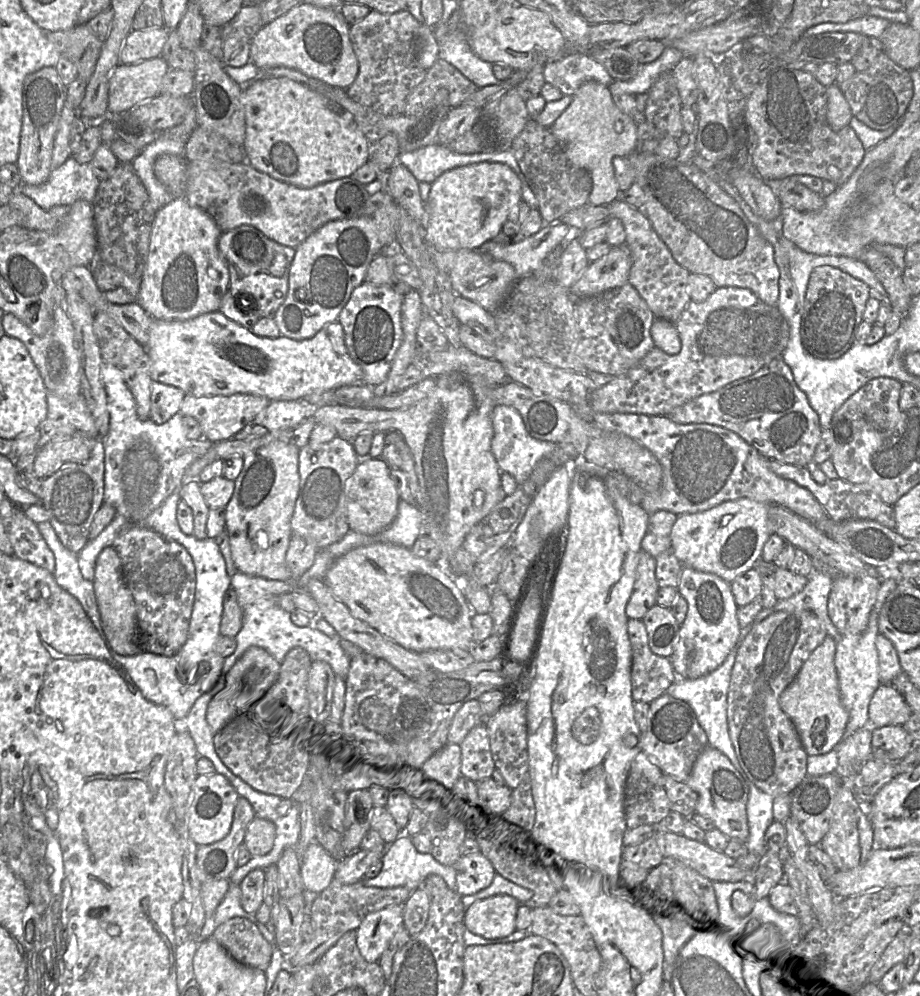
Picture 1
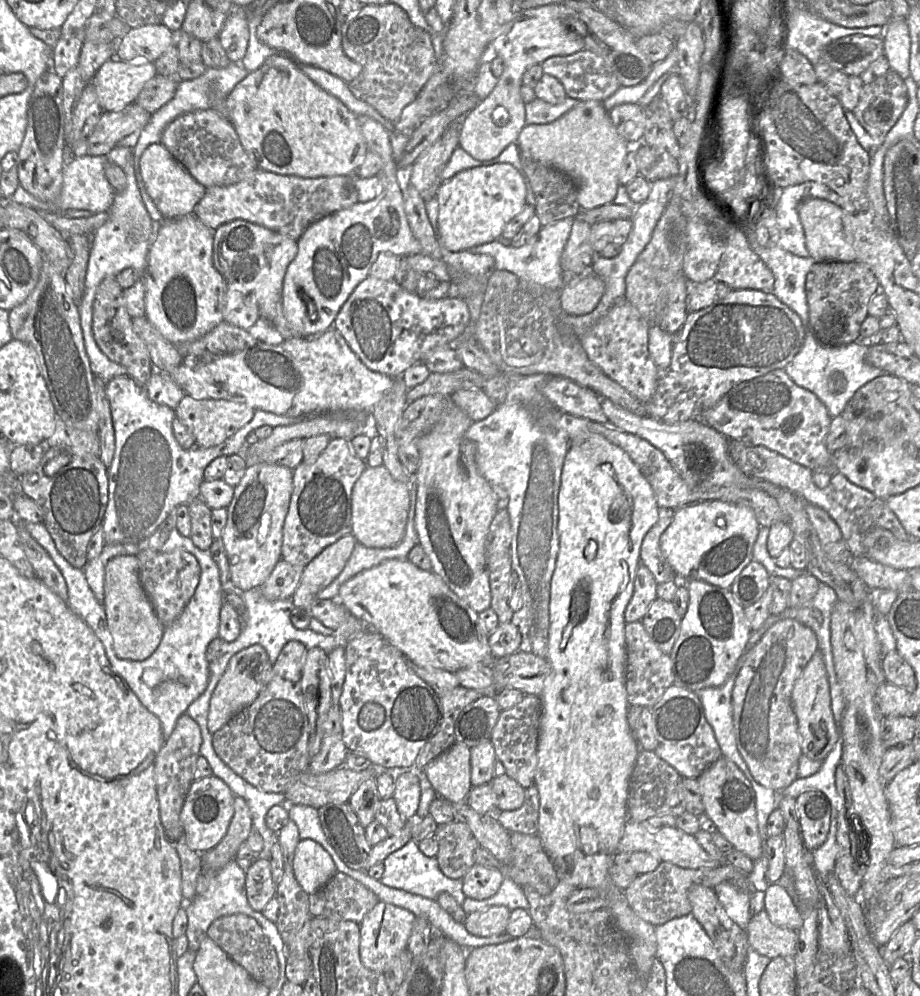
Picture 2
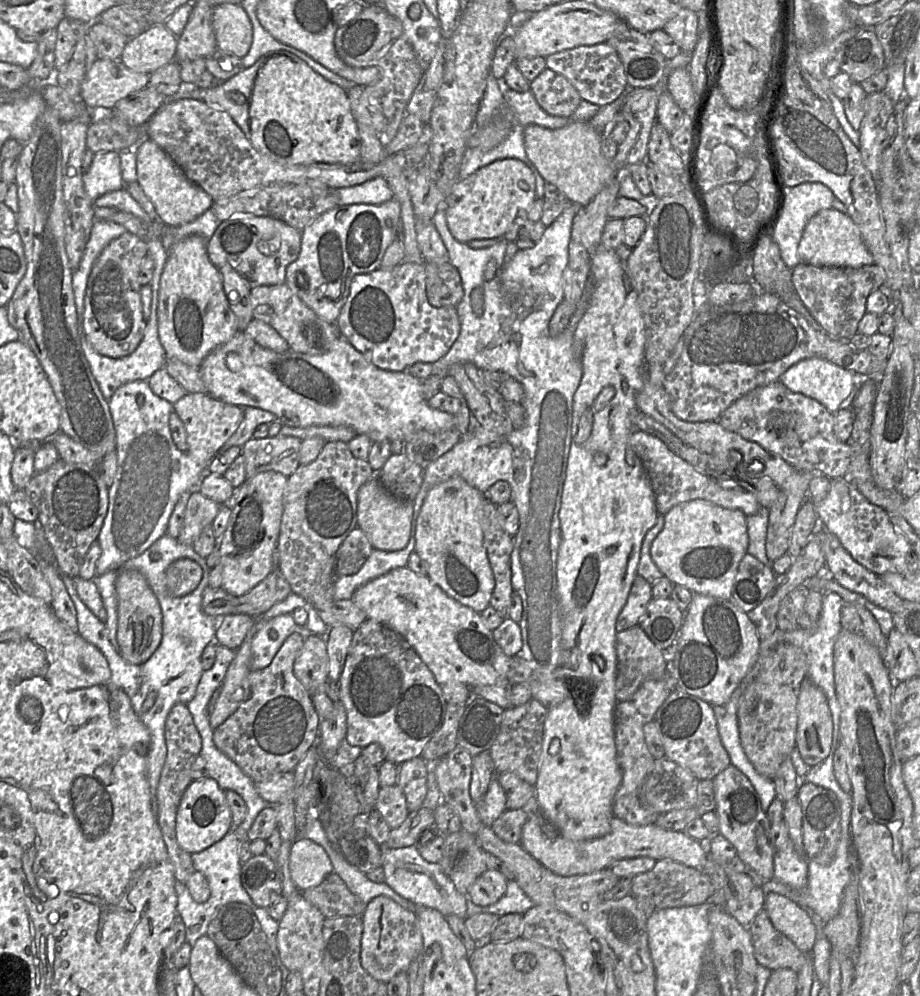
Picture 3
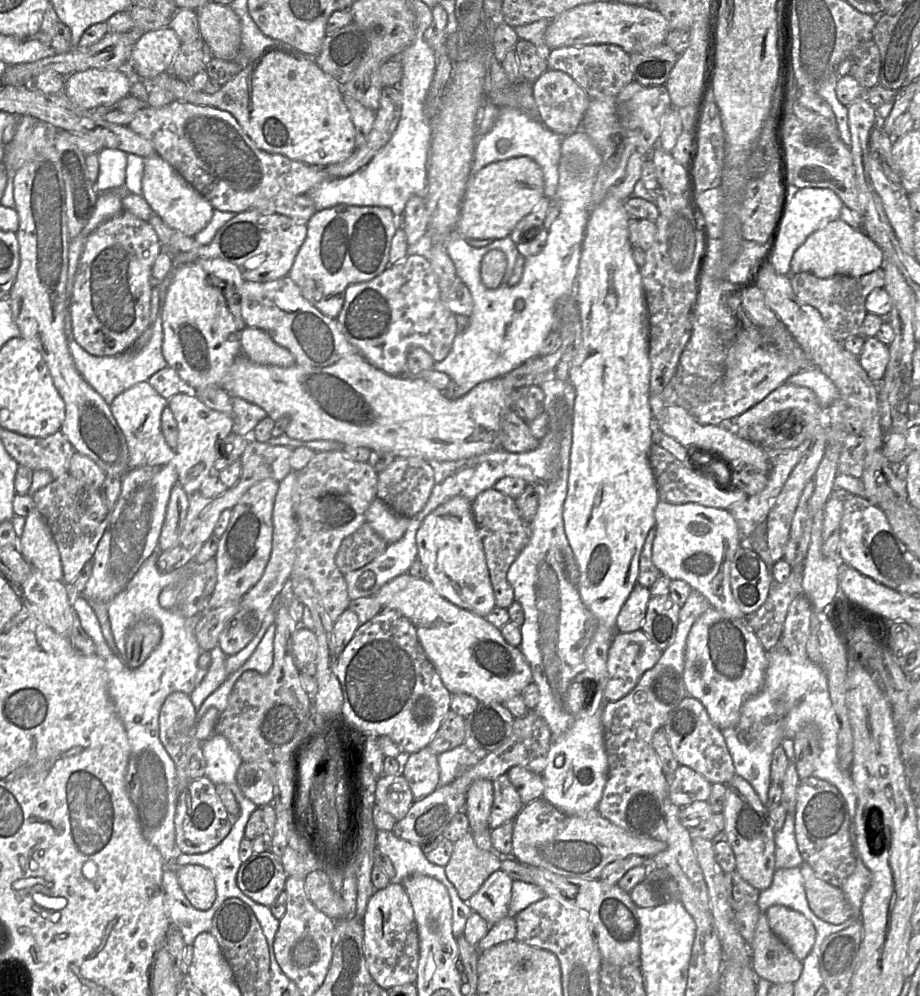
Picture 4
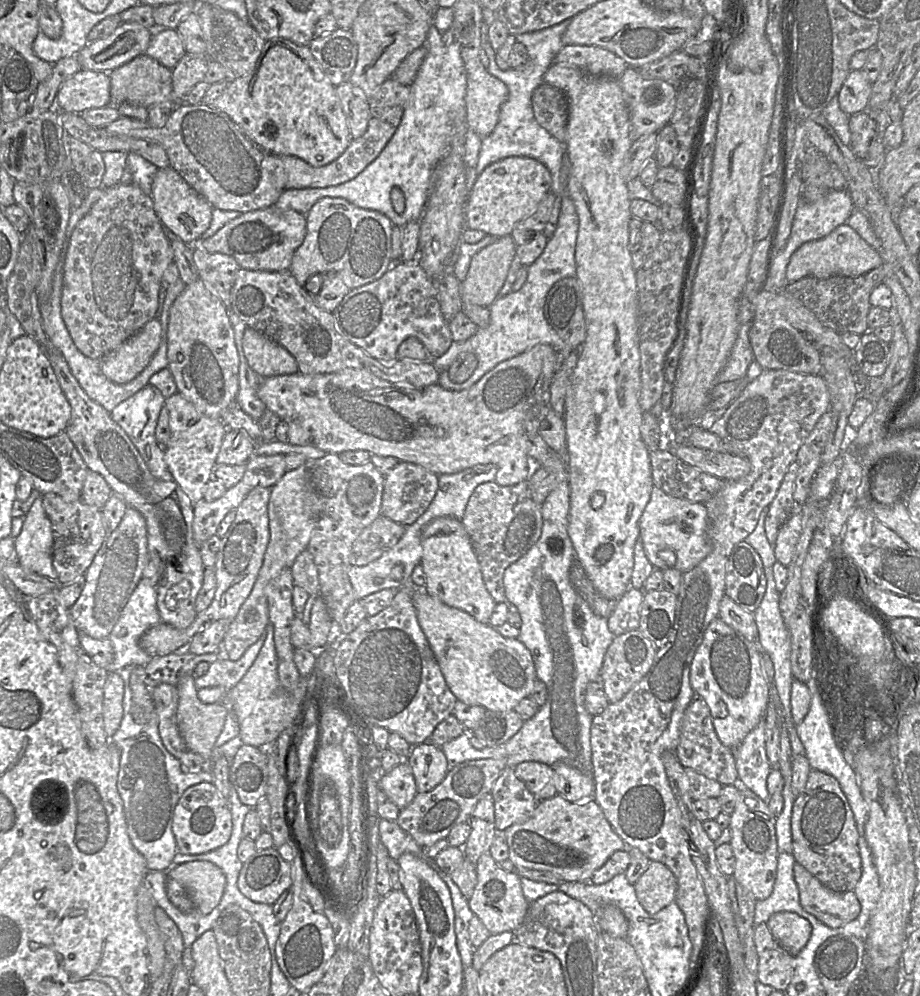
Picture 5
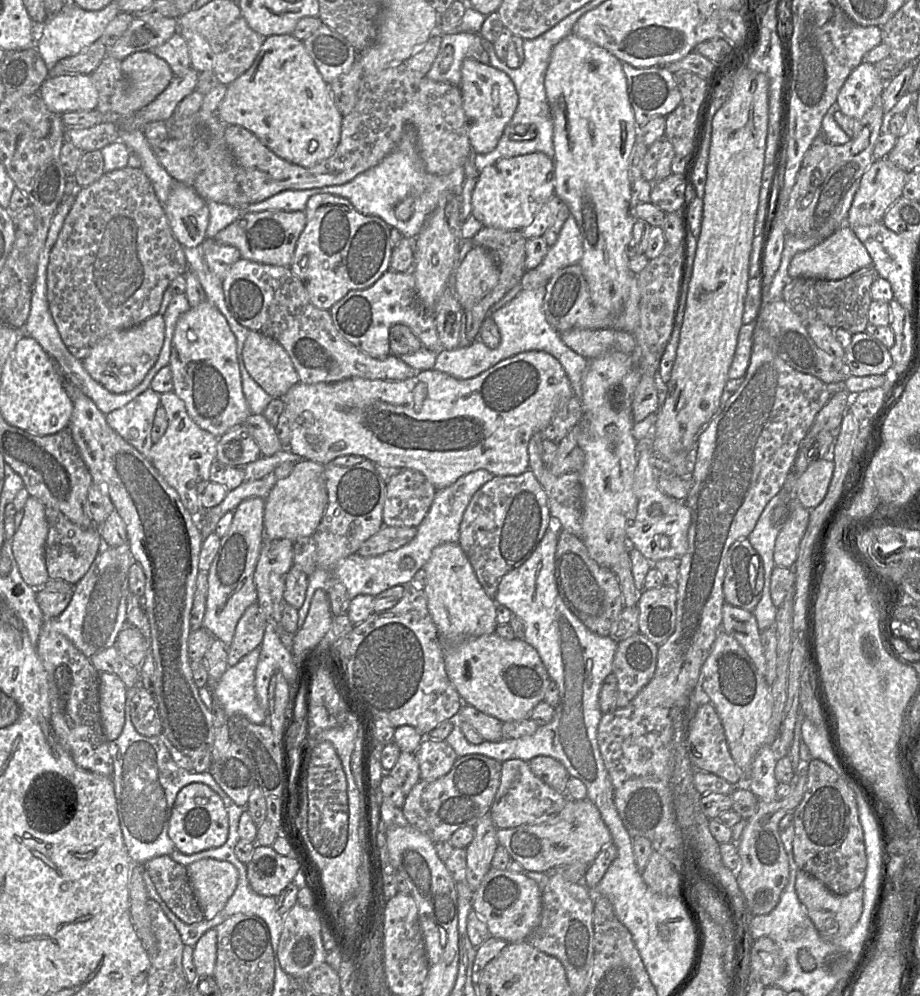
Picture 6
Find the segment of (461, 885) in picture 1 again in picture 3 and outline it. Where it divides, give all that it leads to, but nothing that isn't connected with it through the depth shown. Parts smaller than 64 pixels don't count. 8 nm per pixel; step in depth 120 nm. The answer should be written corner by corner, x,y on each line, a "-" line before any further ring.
487,869
468,891
468,898
476,905
490,906
496,903
507,890
508,879
498,870

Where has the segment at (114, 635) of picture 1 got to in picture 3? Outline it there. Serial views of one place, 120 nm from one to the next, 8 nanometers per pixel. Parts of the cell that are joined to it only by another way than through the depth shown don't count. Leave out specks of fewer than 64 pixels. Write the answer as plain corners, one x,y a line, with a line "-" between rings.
121,569
116,582
118,626
116,639
119,654
128,663
141,665
158,649
162,640
162,611
146,578
137,570

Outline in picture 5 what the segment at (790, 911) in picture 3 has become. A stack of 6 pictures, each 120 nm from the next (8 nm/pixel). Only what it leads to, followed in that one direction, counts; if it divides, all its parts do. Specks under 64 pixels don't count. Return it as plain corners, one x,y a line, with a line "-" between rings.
776,912
766,924
775,940
792,956
804,948
811,936
810,922
794,912

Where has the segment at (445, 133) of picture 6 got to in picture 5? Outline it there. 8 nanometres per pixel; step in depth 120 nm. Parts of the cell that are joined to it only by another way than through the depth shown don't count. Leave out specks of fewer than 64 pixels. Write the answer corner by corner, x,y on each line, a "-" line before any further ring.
389,77
368,99
370,119
366,132
353,139
340,157
325,166
314,167
296,156
278,155
287,173
285,189
326,188
355,178
380,155
391,140
400,125
409,97
410,86
402,85

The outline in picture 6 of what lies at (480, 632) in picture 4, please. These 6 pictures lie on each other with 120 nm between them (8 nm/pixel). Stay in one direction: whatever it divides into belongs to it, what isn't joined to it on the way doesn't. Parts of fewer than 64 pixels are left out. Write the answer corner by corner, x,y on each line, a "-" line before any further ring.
495,632
466,639
456,646
443,646
443,655
446,673
463,705
473,706
502,722
530,719
533,708
544,699
550,677
537,650
523,639
509,640

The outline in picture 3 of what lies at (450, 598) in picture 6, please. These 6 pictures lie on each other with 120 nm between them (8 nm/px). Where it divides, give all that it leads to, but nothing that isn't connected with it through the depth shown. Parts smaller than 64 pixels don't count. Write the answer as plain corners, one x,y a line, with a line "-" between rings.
451,477
426,495
416,522
415,552
427,564
427,576
447,595
481,613
490,605
495,578
482,529
486,494
461,477

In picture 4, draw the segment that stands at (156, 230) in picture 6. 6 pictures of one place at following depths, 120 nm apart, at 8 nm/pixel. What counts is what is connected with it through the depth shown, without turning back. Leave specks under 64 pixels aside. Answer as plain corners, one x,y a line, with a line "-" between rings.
123,210
116,217
102,223
86,239
75,274
69,311
75,341
94,356
115,356
133,347
135,341
151,326
150,275
163,246
152,225

